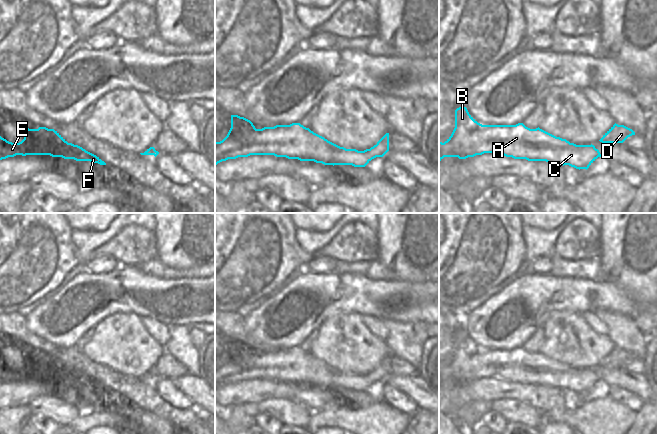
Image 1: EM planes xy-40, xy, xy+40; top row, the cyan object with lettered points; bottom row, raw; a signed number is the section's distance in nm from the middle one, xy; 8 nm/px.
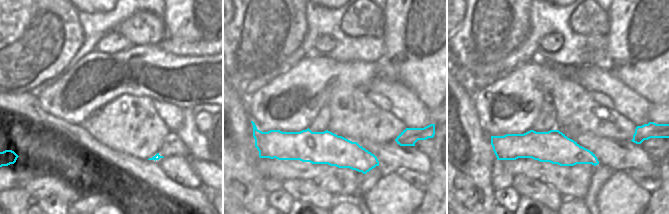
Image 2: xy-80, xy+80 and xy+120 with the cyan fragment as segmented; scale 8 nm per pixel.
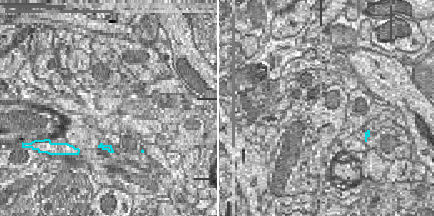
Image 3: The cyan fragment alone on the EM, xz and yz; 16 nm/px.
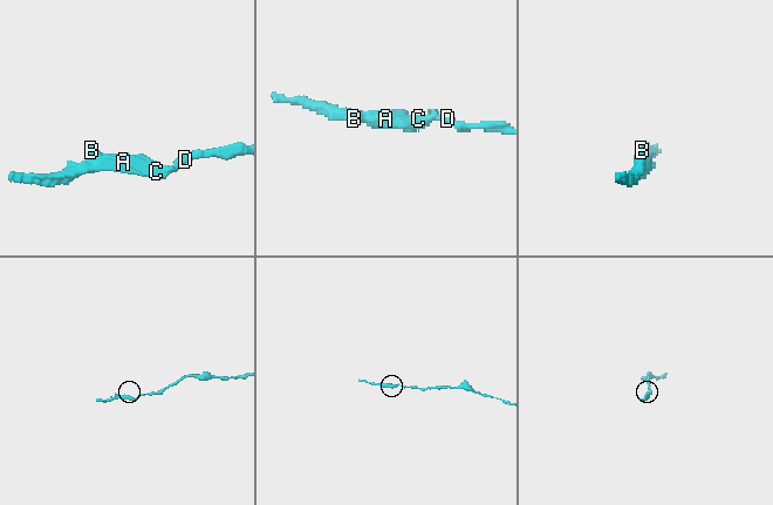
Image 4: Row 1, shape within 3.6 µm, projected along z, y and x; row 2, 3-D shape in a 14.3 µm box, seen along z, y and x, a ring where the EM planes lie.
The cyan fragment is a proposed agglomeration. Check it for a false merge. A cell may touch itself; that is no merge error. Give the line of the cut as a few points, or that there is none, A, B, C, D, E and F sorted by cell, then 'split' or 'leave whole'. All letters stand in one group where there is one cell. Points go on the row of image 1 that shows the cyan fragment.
no cut; A B C D E F; leave whole

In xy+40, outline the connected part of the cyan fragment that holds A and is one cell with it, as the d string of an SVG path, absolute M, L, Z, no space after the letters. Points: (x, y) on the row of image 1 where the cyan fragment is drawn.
M466 107L457 108L455 110L455 128L451 136L444 143L439 141L439 161L444 157L466 159L484 153L528 161L546 161L563 166L569 165L579 170L587 170L598 157L601 157L599 150L592 144L576 145L539 127L530 129L523 123L516 125L482 125L469 114Z

